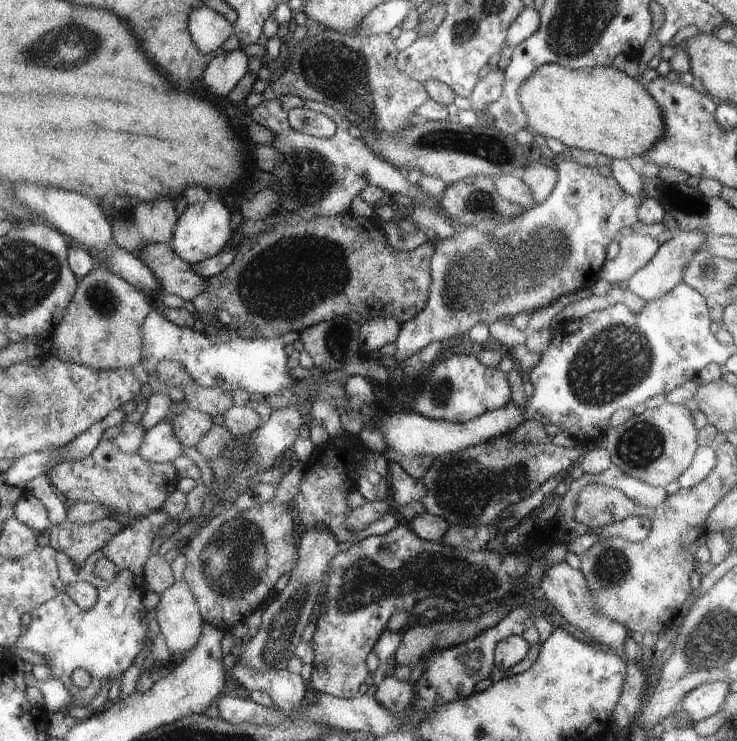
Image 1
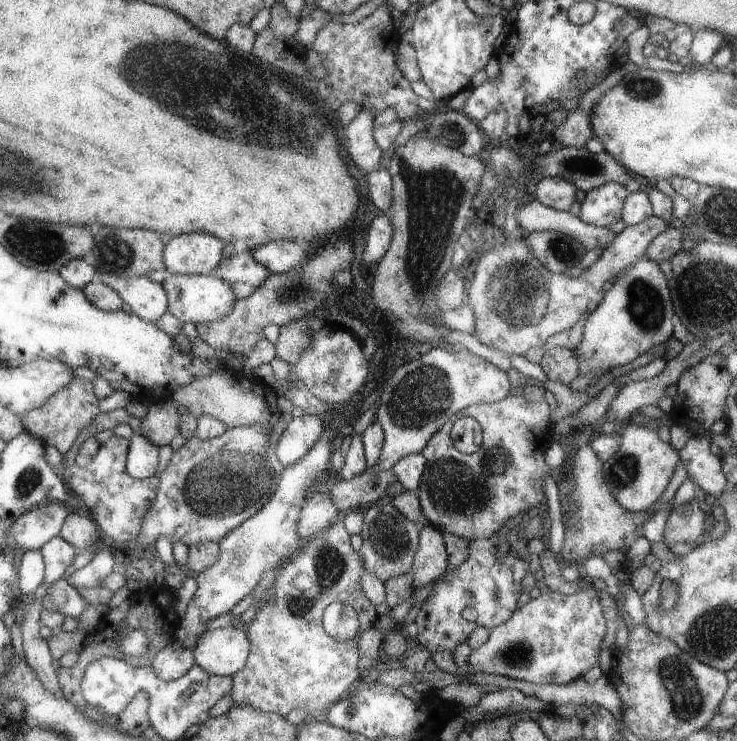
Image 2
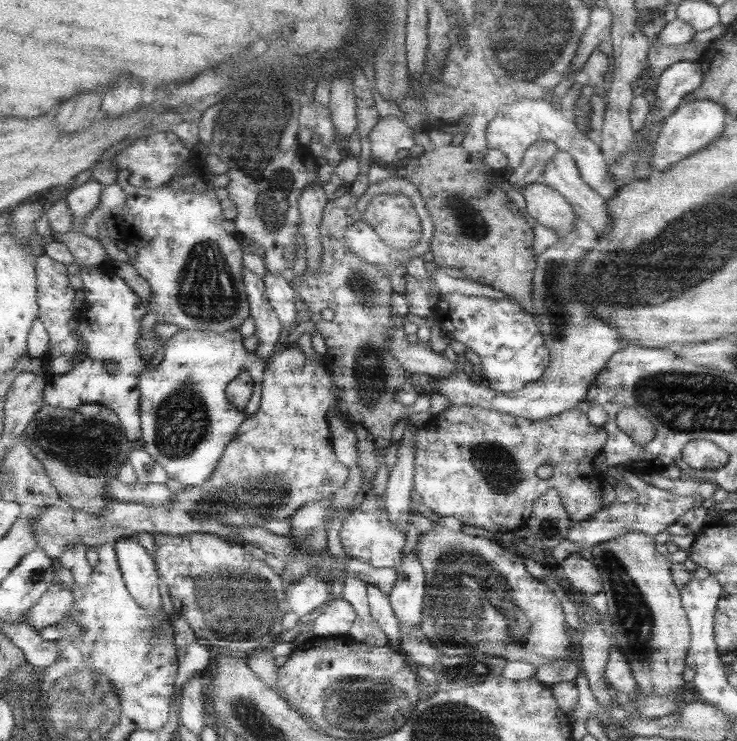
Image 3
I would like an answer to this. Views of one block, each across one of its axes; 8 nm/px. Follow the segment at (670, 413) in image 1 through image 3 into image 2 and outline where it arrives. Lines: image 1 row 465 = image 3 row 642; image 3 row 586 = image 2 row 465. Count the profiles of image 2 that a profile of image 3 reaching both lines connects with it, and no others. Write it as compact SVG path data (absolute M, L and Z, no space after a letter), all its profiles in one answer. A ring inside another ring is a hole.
M631 422L619 437L616 452L603 462L604 480L618 504L632 512L648 511L657 503L668 486L676 465L681 461L679 450L660 439L657 429Z

